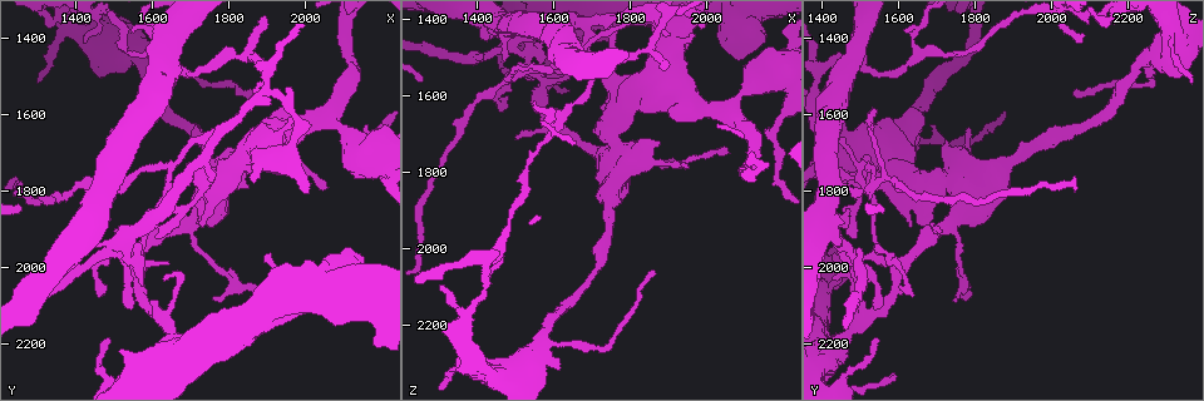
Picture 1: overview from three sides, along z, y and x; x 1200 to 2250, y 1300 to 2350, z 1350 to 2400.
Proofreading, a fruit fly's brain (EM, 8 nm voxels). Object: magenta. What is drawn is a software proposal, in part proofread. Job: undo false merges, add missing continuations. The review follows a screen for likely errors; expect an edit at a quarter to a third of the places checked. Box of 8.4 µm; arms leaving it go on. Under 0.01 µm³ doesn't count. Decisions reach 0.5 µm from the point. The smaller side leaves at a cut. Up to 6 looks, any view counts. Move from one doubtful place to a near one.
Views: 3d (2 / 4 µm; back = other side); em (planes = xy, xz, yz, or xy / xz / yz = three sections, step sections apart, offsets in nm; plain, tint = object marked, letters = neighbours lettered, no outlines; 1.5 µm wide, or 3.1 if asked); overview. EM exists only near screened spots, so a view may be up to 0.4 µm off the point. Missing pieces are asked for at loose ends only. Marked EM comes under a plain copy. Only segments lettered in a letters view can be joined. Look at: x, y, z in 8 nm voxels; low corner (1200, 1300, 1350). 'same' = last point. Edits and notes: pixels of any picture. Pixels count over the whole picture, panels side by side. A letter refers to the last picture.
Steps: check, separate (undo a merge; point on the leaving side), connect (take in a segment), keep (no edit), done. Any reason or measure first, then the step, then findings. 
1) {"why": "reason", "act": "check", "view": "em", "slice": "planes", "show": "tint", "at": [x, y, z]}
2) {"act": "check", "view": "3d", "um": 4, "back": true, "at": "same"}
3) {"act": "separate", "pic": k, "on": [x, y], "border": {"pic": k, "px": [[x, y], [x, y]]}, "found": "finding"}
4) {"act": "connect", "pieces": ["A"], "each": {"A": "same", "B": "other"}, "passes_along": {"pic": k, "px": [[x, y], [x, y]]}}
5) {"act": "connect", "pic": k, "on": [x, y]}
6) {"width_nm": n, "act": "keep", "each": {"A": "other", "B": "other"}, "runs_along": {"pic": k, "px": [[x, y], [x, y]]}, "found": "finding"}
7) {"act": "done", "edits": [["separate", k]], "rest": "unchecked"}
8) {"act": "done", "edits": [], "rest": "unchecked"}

{"why": "thick end", "act": "check", "view": "em", "slice": "planes", "show": "letters", "at": [1470, 1790, 1505]}

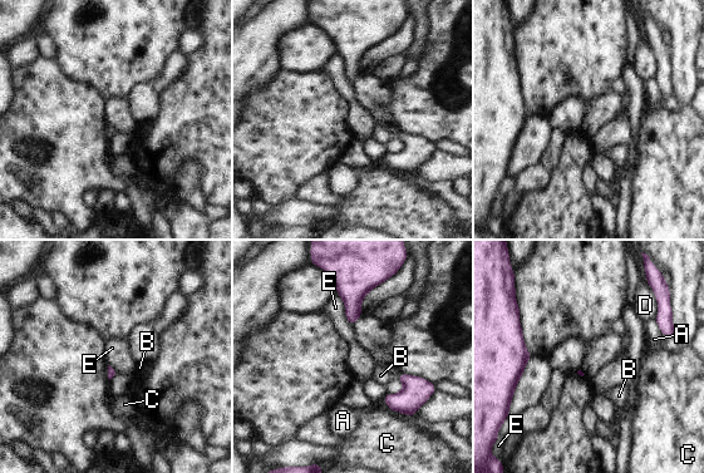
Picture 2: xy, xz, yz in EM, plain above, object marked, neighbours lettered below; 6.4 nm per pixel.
{"longest_contact_nm": ["E", 220], "act": "keep", "each": {"A": "other", "B": "other", "C": "other", "D": "other", "E": "other"}, "found": "no lettered segment goes on from it"}

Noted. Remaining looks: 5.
{"why": "touches itself", "act": "check", "view": "em", "slice": "planes", "show": "tint", "at": [1740, 1665, 1440]}

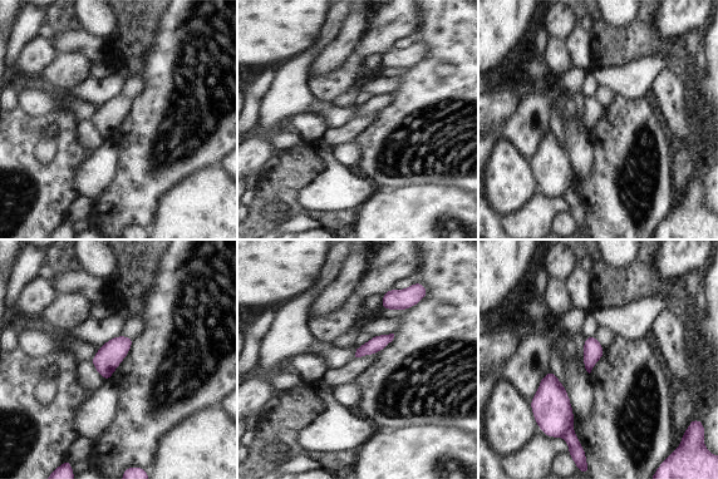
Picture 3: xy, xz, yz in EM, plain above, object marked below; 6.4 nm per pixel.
{"act": "check", "view": "em", "slice": "planes", "show": "letters", "at": "same"}

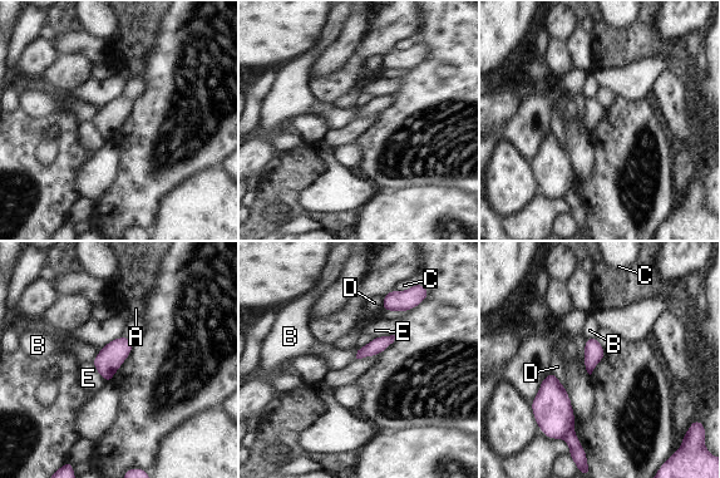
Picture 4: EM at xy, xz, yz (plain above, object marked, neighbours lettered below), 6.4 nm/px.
{"act": "separate", "pic": 4, "on": [552, 408], "each": {"A": "other", "B": "other", "C": "other", "D": "other", "E": "other"}, "found": "a second cell is stuck on"}

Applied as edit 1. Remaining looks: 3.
{"act": "done", "edits": [["separate", 4]], "rest": "unchecked"}

